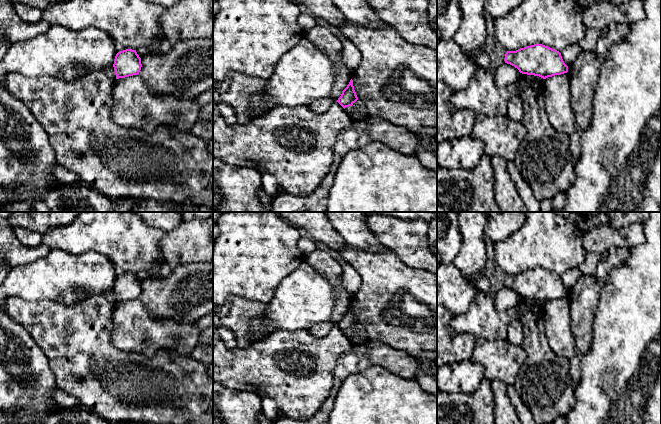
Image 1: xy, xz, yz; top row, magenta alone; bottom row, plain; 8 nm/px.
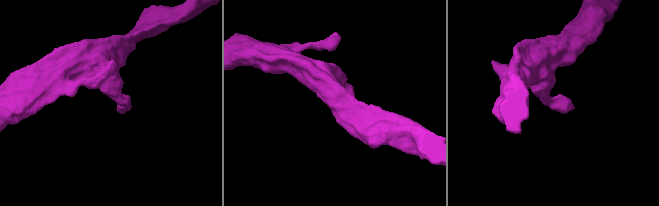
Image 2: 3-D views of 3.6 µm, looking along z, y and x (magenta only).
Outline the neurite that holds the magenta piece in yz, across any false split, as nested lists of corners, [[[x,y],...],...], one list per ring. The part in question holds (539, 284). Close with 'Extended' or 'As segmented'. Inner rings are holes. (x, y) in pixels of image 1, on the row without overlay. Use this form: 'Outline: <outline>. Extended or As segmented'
Outline: [[[542,268],[507,275],[504,285],[522,298],[539,300],[543,303],[568,296],[568,290],[564,287],[561,277]]]. As segmented

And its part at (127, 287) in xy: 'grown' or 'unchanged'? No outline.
unchanged

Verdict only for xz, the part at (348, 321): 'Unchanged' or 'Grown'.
Unchanged

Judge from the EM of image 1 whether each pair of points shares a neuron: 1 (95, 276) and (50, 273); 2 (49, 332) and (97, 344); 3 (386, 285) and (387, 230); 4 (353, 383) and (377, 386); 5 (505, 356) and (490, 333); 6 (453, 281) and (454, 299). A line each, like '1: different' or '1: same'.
1: same
2: same
3: different
4: same
5: different
6: same

